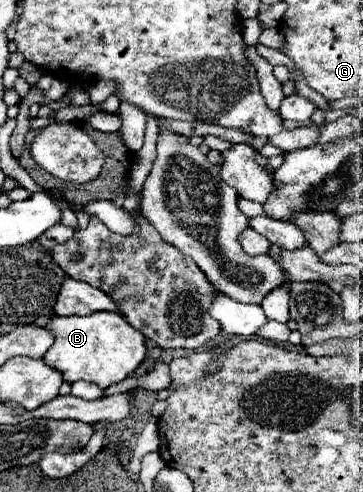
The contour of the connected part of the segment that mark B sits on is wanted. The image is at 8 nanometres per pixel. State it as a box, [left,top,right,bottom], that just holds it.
[44,312,146,390]

